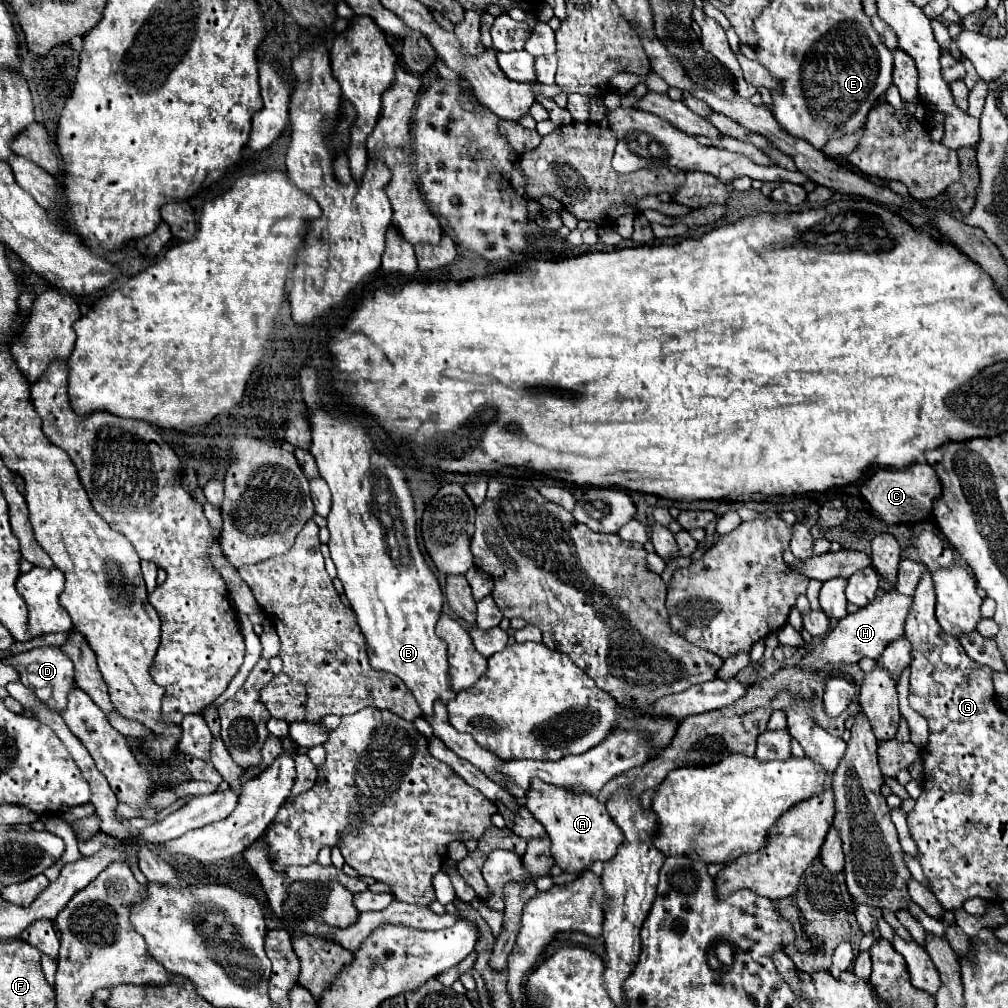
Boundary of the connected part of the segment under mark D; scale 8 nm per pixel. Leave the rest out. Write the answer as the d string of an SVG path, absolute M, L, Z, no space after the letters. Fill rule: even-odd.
M42 646L30 652L7 657L7 664L18 670L20 681L34 690L36 698L42 700L50 710L60 714L66 708L68 692L74 688L74 670L72 670L72 660L60 650L60 646Z

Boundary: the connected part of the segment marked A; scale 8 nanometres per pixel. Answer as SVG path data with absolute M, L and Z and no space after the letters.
M536 778L532 780L530 790L526 794L526 808L546 828L552 840L552 858L556 866L562 868L562 872L582 874L596 860L612 860L616 856L618 846L624 842L624 834L612 822L610 814L606 812L606 806L596 802L596 798L590 794L574 796L560 786L552 786Z

